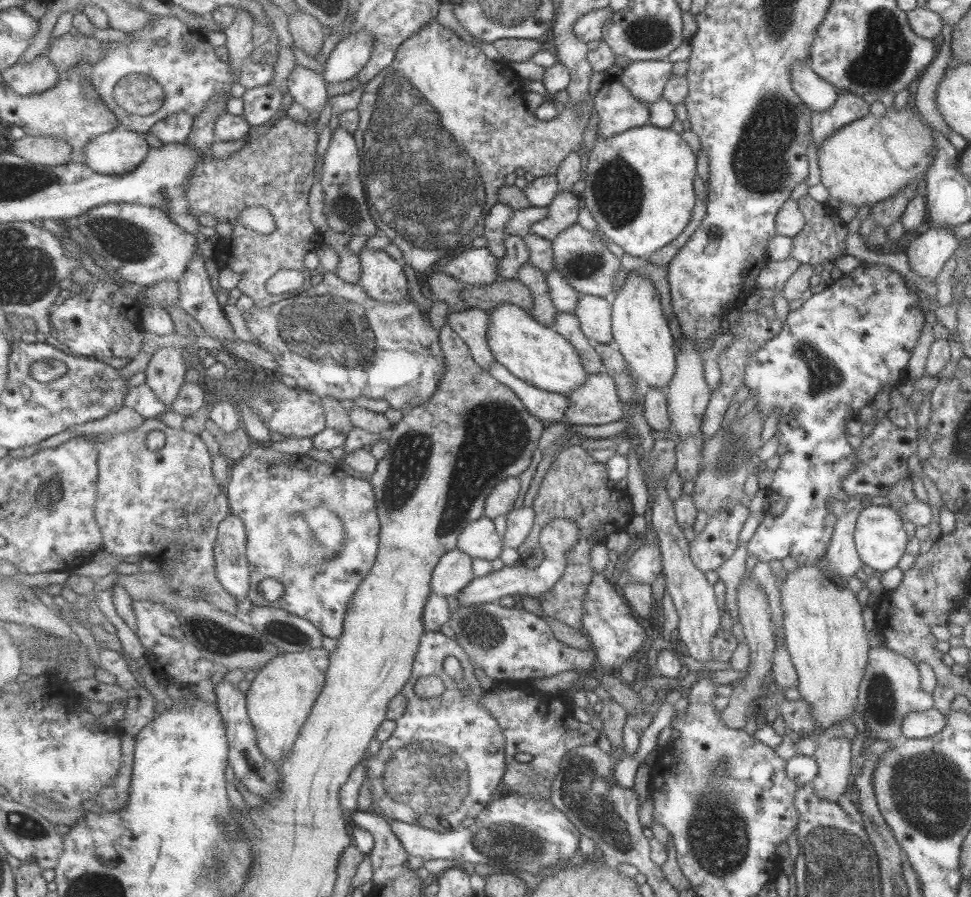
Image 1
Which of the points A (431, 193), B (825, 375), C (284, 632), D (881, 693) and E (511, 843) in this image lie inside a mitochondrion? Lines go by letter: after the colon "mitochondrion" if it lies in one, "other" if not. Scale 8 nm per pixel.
A: mitochondrion
B: mitochondrion
C: mitochondrion
D: mitochondrion
E: mitochondrion

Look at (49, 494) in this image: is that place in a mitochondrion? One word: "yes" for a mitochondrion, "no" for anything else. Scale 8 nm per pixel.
yes

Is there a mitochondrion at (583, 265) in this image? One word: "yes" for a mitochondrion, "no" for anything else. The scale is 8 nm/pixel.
yes

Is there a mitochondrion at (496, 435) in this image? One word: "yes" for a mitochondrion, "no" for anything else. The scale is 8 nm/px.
yes

